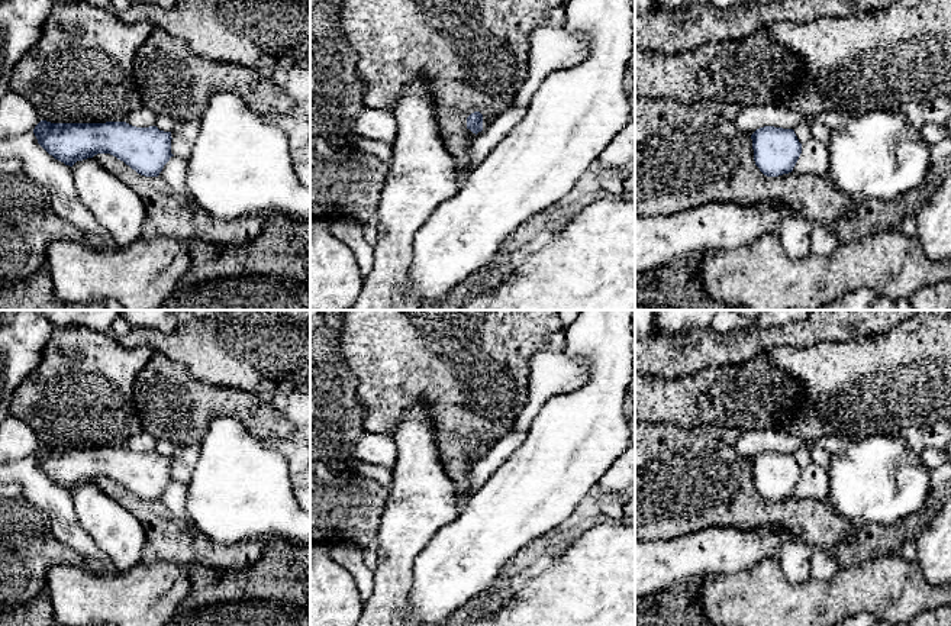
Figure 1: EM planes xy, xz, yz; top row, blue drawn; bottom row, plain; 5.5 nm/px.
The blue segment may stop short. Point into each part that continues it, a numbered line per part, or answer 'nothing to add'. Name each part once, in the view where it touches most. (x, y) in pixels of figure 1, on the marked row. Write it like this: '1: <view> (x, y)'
nothing to add

